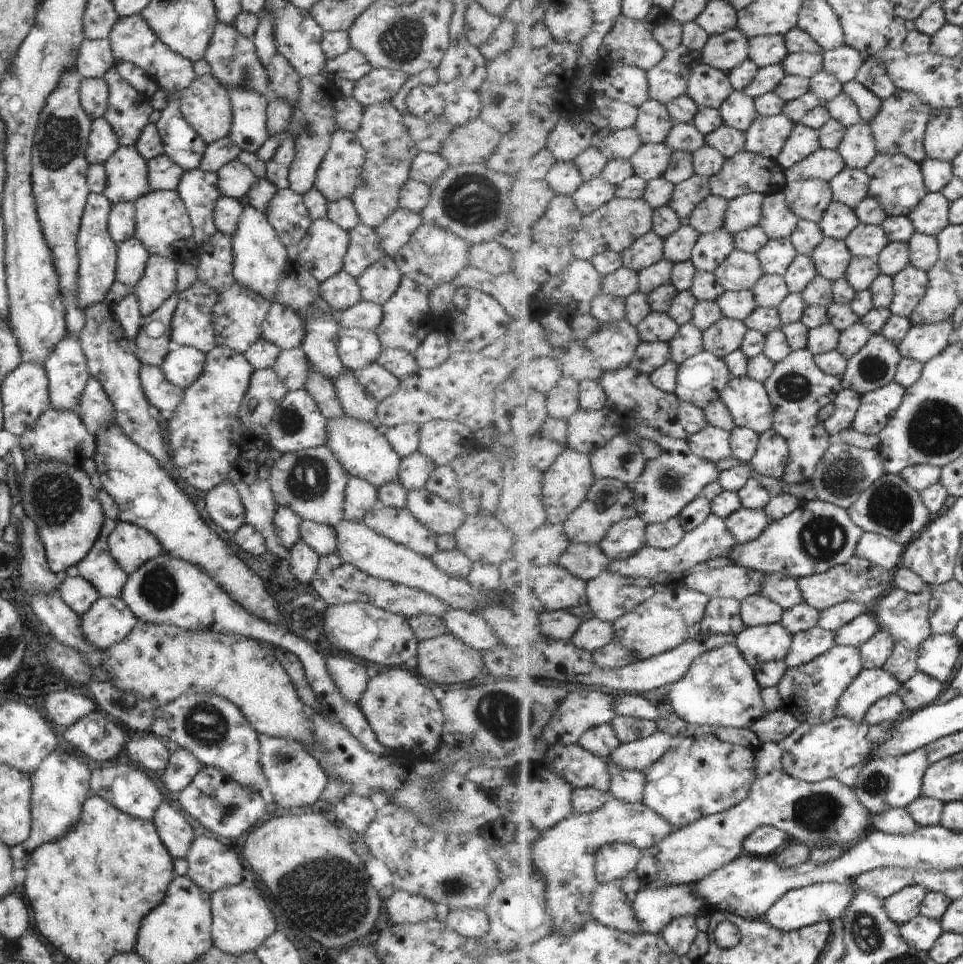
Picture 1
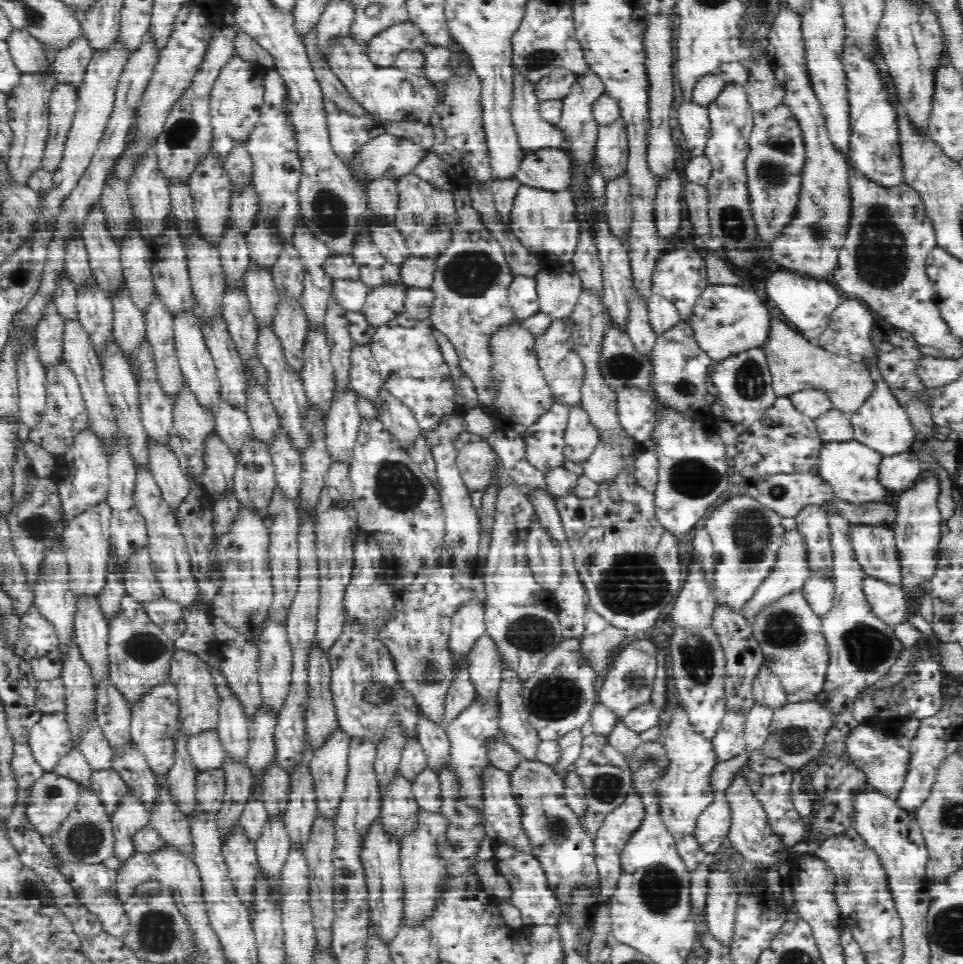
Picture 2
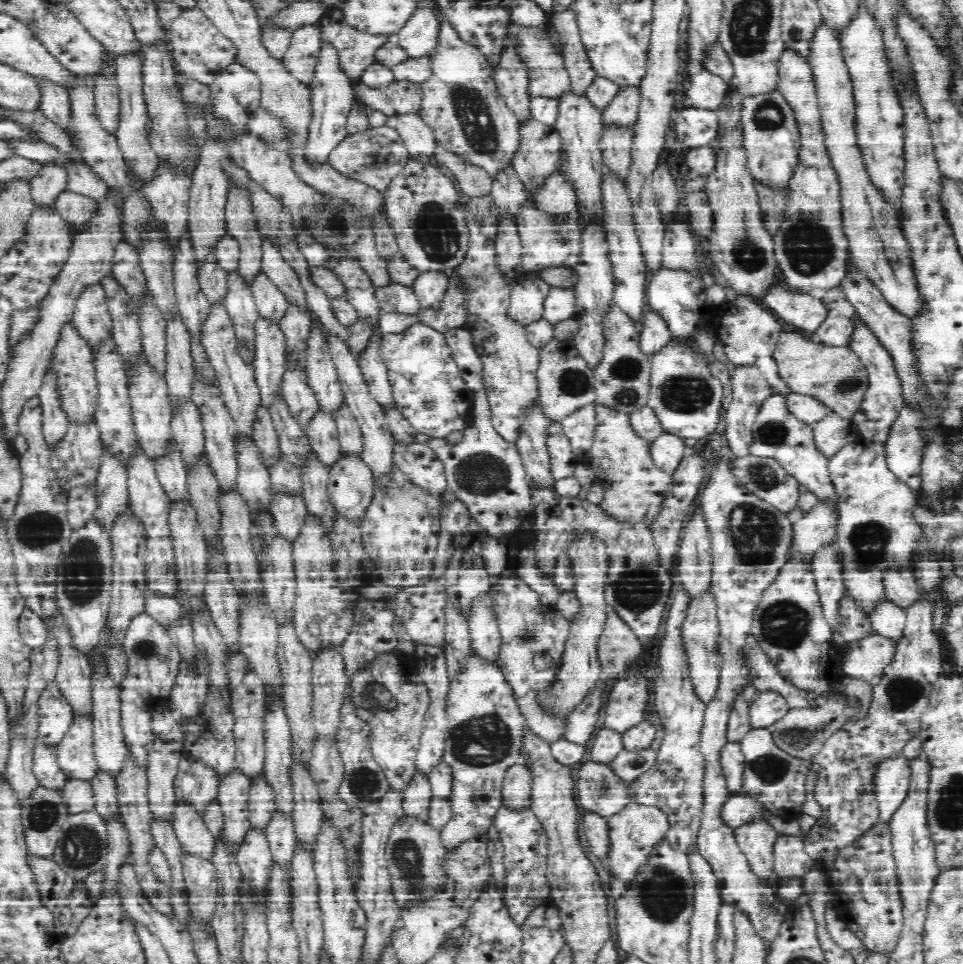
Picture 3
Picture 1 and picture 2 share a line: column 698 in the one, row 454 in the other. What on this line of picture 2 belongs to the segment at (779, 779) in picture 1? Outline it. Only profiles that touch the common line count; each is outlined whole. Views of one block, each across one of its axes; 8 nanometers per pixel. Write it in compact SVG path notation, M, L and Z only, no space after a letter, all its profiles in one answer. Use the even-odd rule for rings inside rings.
M856 439L846 442L824 442L819 456L819 476L822 481L830 485L830 489L835 494L834 498L840 502L847 502L854 506L866 505L870 502L892 502L898 493L883 486L879 480L883 457L876 449L871 449Z

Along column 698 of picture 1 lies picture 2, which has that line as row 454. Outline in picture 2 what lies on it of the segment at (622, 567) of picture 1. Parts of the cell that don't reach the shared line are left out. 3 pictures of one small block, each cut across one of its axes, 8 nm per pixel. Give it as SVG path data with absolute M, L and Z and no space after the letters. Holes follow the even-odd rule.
M555 403L545 416L522 434L526 459L544 474L566 464L564 438L569 412L570 407Z

